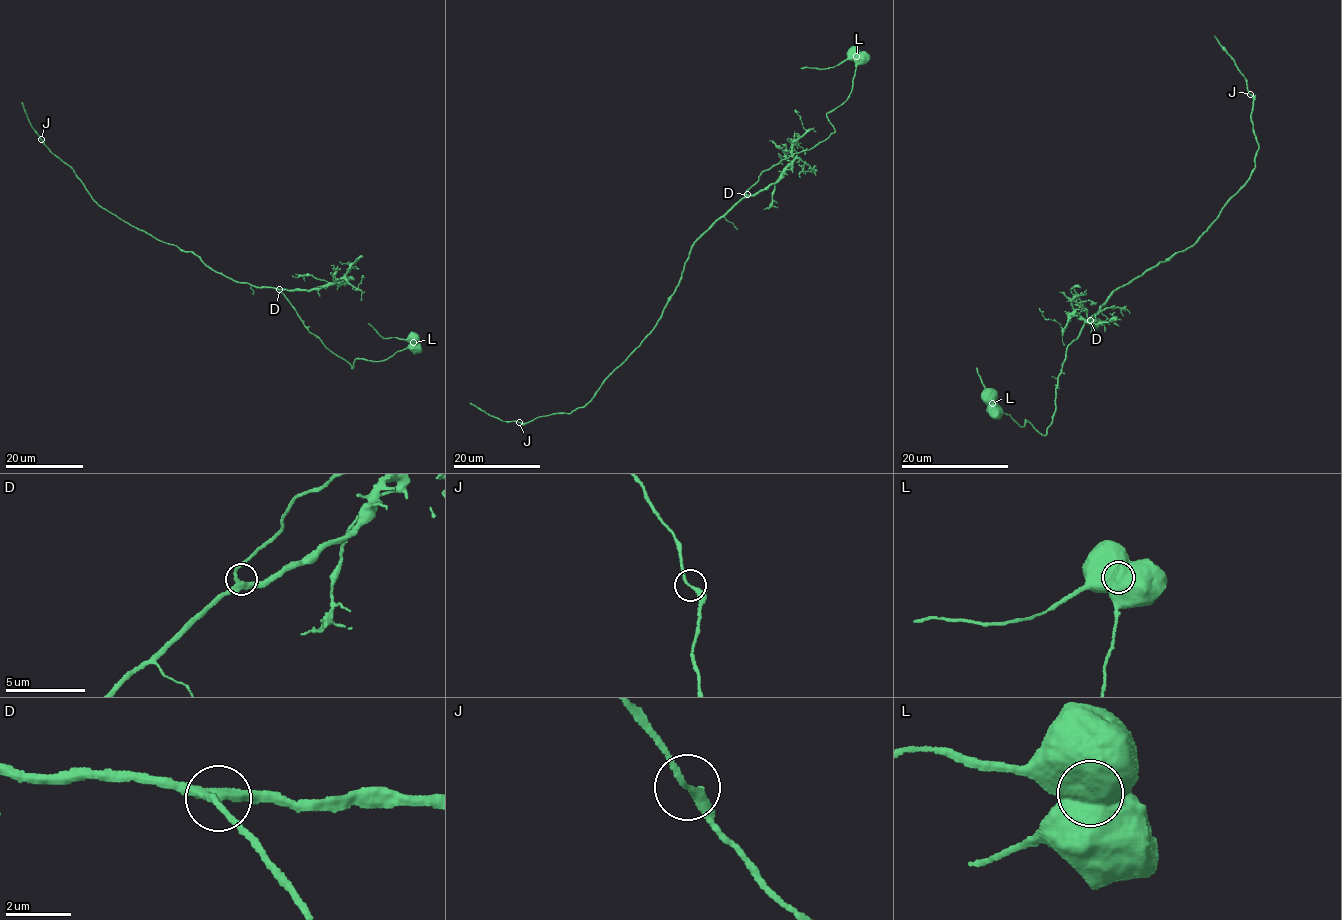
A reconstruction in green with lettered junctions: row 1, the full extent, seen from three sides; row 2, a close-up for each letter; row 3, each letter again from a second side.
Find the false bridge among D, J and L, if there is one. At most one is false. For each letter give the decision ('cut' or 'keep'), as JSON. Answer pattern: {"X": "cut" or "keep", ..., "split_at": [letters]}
{"D": "keep", "J": "keep", "L": "cut", "split_at": ["L"]}

